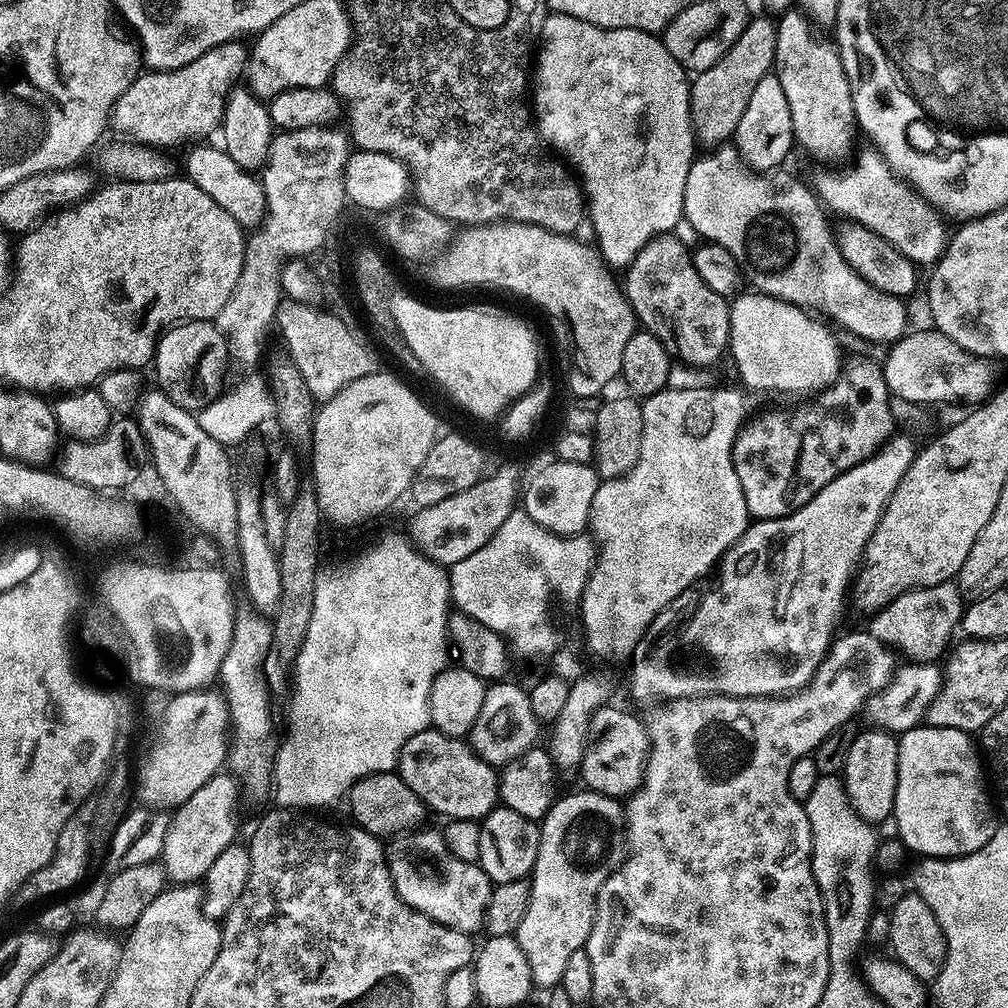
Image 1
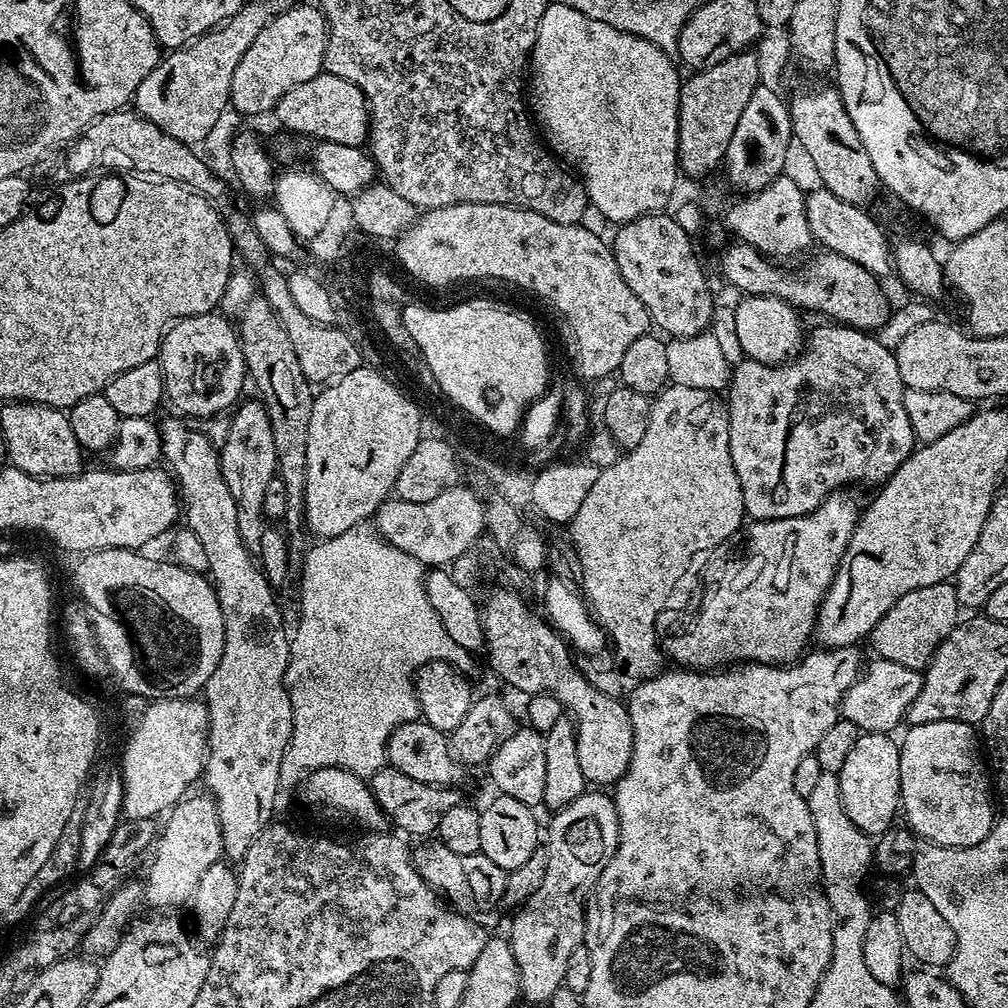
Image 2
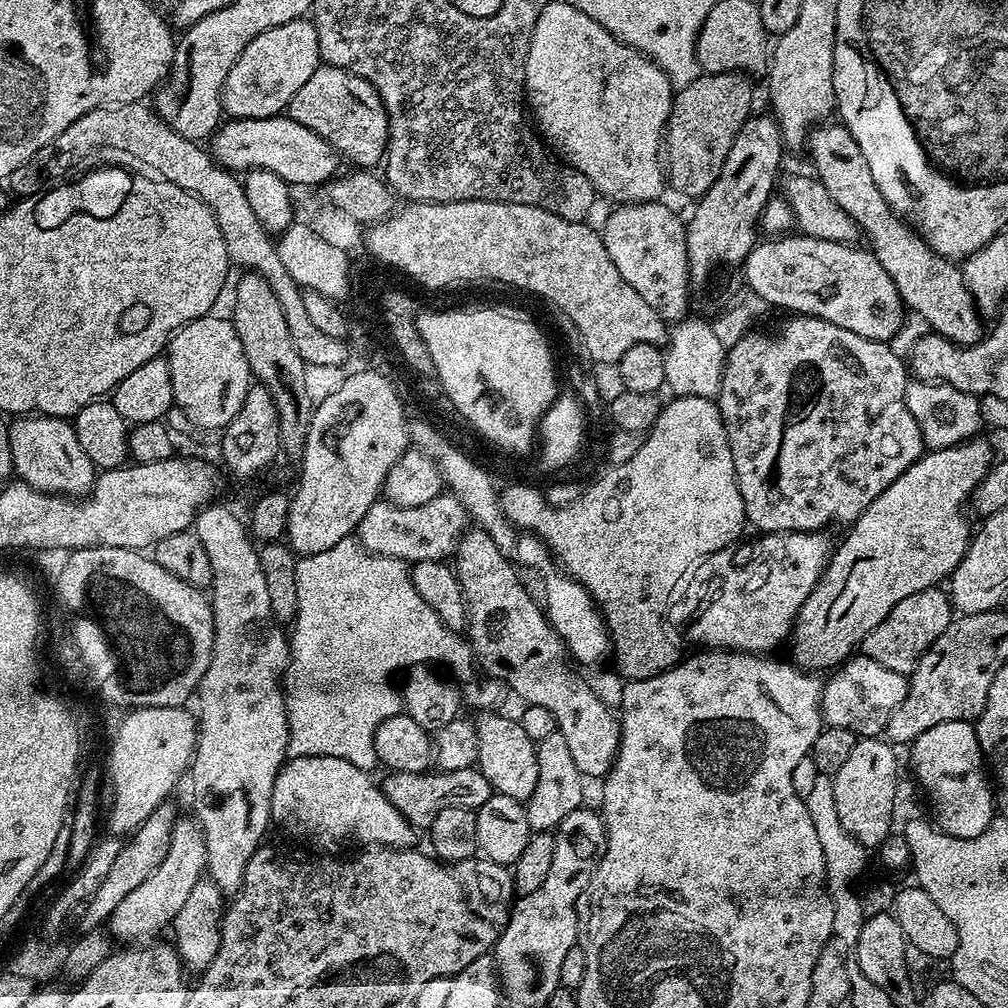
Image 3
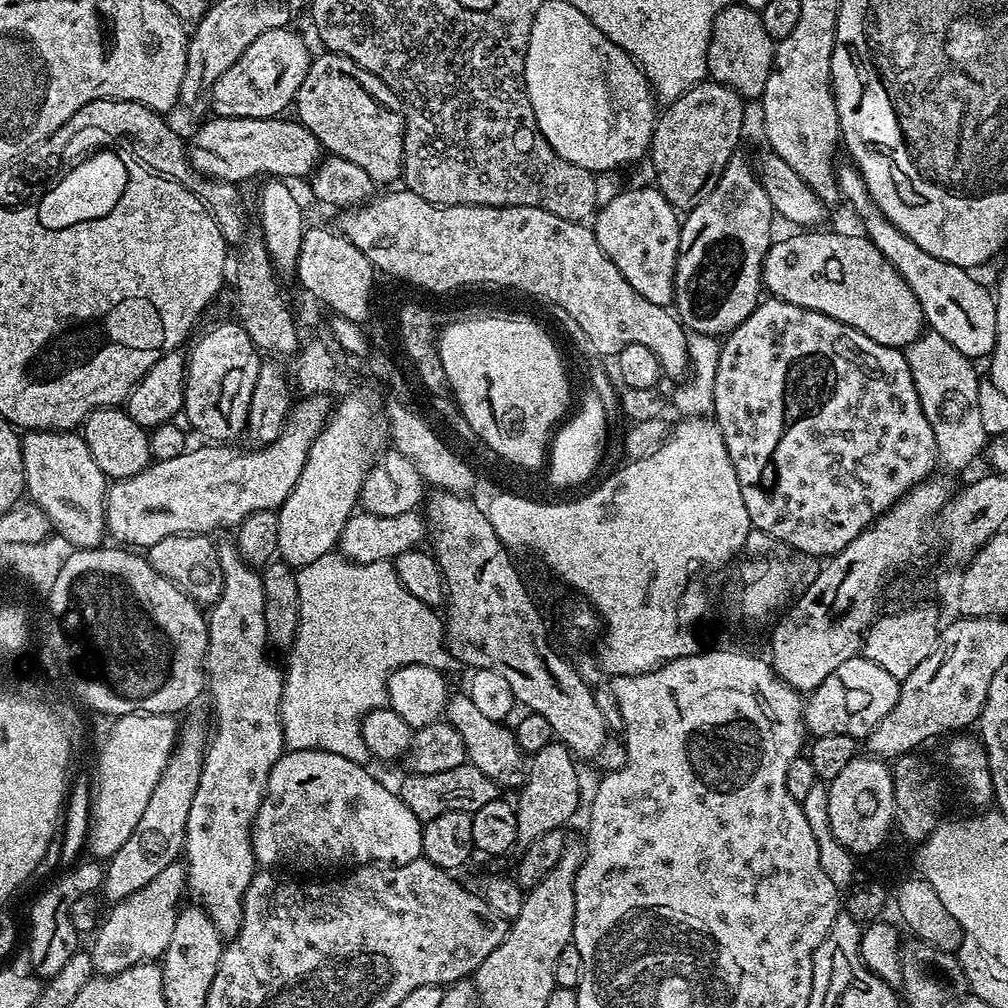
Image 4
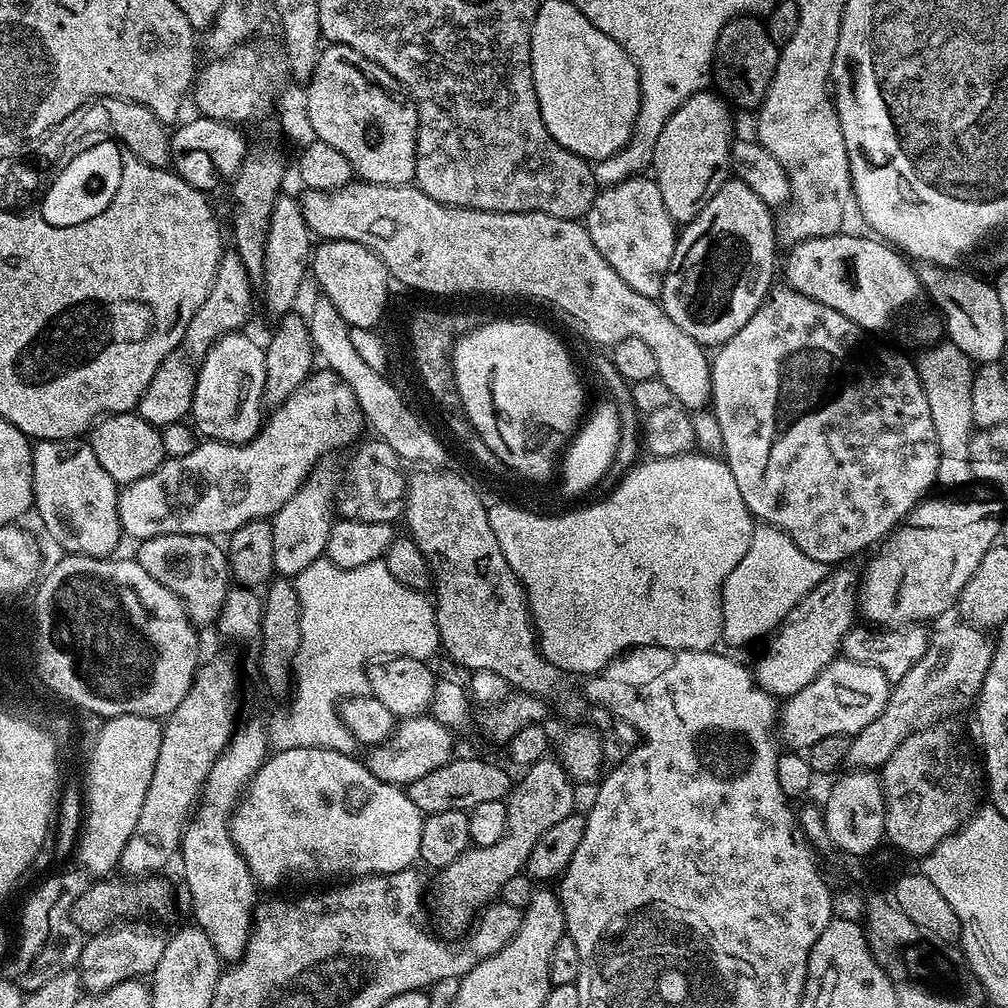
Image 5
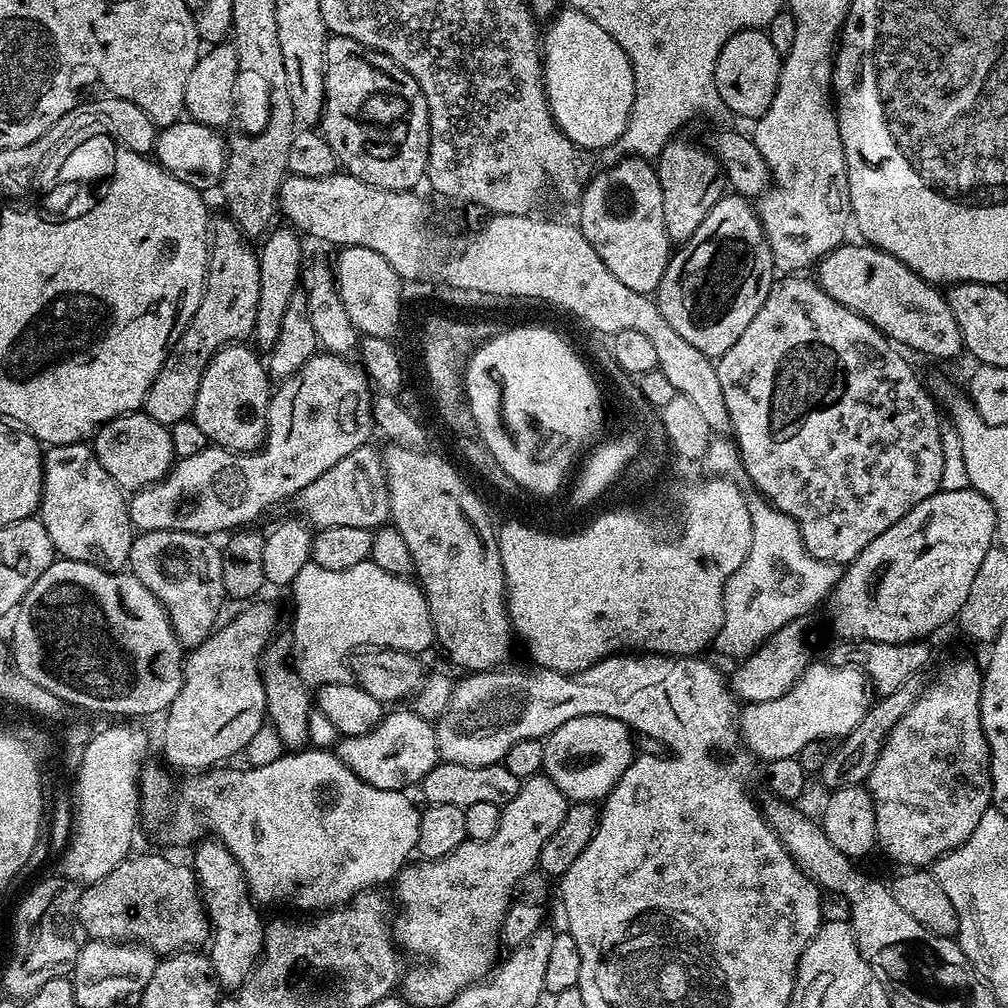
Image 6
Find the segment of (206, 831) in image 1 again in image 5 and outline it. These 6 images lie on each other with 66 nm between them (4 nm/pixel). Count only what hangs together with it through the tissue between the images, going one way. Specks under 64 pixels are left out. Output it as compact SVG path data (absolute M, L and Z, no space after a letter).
M124 922L85 939L78 971L80 983L89 993L105 992L127 980L147 977L156 969L158 958L162 958L166 936L148 924L151 923Z

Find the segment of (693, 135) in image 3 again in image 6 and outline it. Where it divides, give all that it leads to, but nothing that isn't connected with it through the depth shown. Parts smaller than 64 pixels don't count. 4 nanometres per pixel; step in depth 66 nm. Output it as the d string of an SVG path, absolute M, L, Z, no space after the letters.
M673 138L660 151L654 164L656 177L662 186L662 218L669 241L679 246L702 226L702 218L719 202L722 189L720 163L711 151L703 152L696 144L688 140Z

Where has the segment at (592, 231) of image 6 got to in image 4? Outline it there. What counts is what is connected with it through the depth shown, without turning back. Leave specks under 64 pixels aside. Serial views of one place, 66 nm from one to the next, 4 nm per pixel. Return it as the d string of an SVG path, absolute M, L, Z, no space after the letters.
M625 187L618 198L598 209L595 220L598 246L602 246L606 258L618 266L622 278L626 278L642 298L655 304L671 305L676 295L676 259L680 253L682 220L659 188Z

